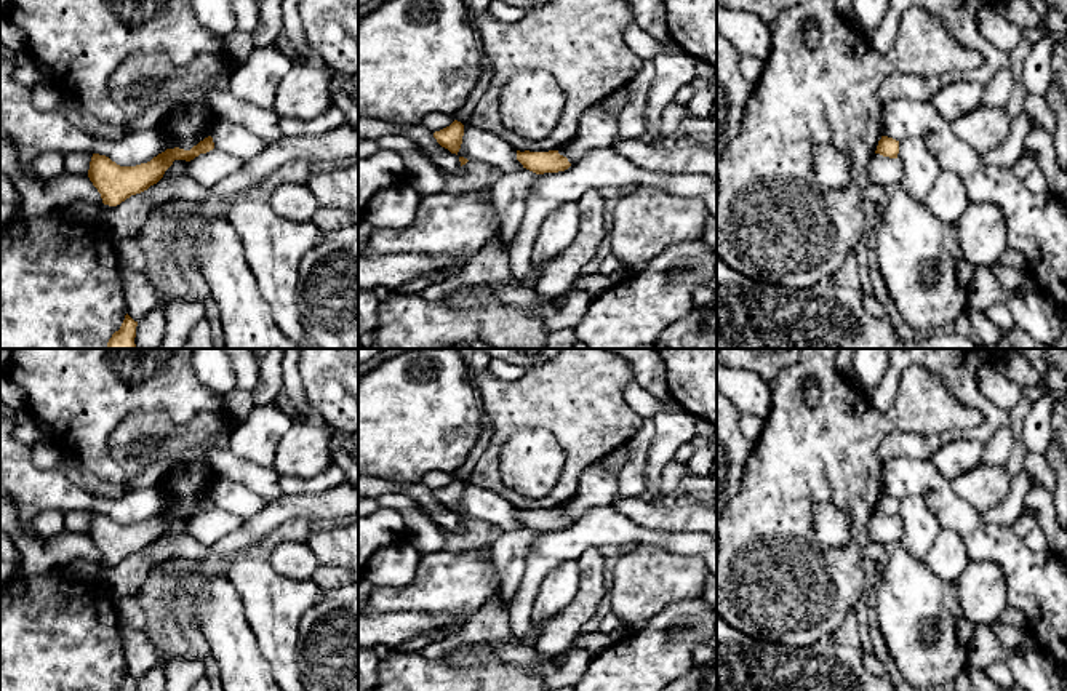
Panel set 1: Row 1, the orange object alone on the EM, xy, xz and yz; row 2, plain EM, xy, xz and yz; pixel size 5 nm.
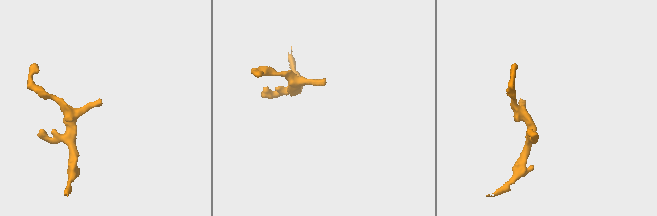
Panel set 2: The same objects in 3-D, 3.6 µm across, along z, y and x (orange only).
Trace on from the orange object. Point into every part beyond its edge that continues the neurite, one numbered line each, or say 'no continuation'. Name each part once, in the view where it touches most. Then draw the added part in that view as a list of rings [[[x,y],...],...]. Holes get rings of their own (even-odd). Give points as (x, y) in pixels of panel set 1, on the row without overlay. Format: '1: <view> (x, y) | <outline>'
no continuation

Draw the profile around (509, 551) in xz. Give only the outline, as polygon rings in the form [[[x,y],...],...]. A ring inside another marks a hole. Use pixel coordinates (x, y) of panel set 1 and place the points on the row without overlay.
[[[523,526],[512,533],[504,533],[491,544],[493,563],[499,571],[501,597],[514,600],[525,573],[525,555],[536,536],[536,531]]]

